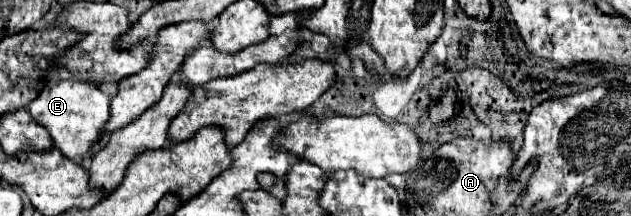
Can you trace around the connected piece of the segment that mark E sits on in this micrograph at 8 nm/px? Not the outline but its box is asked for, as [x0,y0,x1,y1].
[27,79,111,163]

